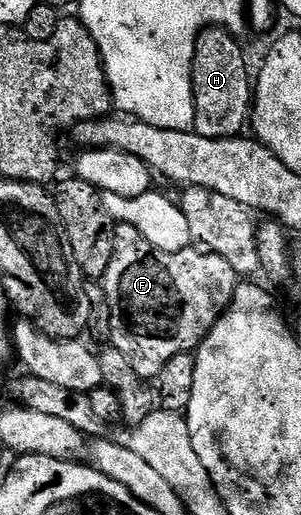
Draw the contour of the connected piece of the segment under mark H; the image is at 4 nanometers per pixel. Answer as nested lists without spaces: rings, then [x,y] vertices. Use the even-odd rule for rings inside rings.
[[[209,26],[196,37],[192,61],[192,95],[194,96],[195,133],[207,138],[238,138],[250,122],[254,101],[250,93],[250,74],[244,50],[236,43],[235,33],[219,26]]]

